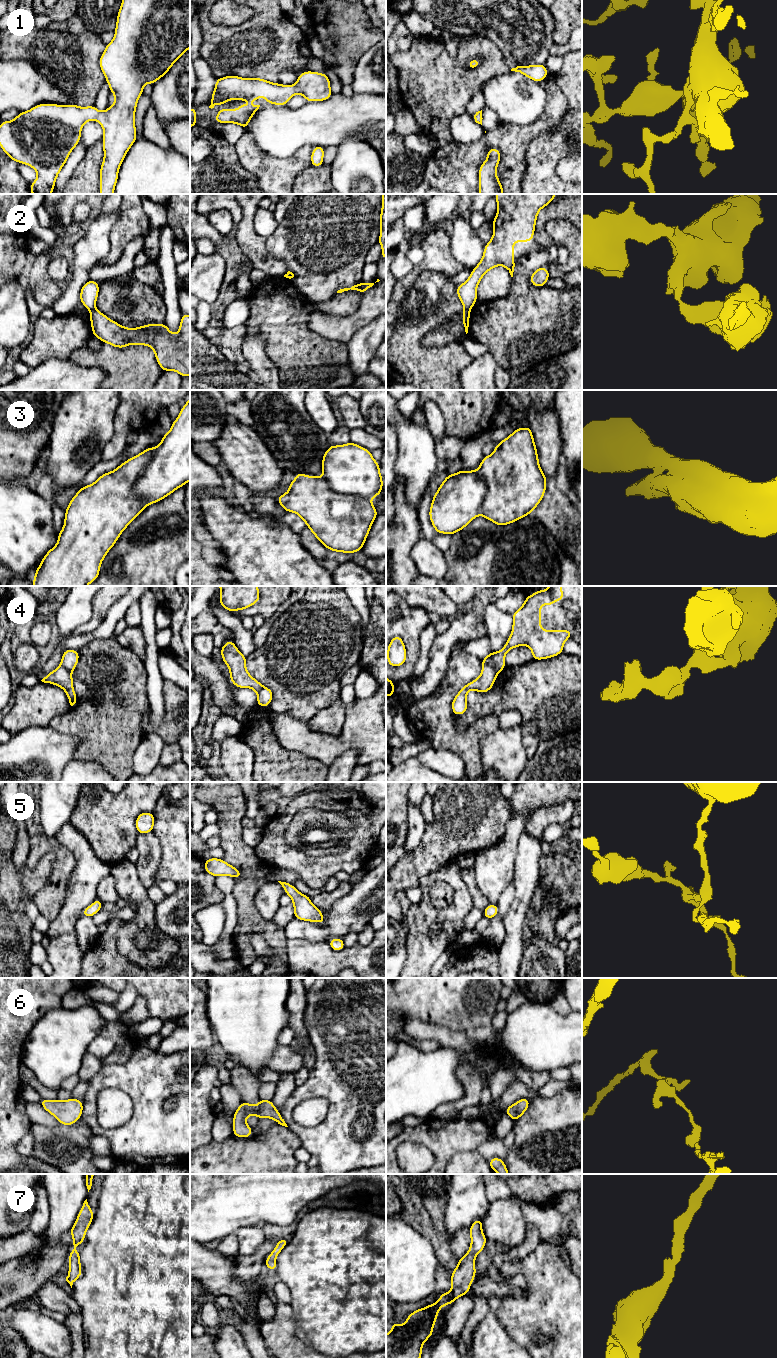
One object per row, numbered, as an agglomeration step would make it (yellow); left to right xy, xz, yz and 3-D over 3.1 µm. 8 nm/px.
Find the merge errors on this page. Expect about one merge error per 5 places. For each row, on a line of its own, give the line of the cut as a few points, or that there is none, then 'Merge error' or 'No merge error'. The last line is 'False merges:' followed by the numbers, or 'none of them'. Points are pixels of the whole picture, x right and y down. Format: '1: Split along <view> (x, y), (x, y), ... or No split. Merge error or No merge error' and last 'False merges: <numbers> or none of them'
1: No split. No merge error
2: Split along yz (464, 309), (469, 311). Merge error
3: Split along xy (154, 448), (152, 457), (134, 486), (134, 492), (146, 505). Merge error
4: Split along yz (483, 659), (497, 673). Merge error
5: No split. No merge error
6: No split. No merge error
7: No split. No merge error
False merges: 2, 3, 4

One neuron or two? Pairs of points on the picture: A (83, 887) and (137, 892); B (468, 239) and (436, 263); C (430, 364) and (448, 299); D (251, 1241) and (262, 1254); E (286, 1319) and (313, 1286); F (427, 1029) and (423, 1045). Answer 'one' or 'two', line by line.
A: two
B: two
C: one
D: two
E: two
F: two

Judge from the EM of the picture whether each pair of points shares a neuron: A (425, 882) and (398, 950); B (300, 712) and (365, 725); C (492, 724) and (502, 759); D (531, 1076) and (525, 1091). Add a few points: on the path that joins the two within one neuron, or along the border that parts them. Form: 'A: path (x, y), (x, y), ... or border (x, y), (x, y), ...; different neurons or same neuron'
A: border (404, 925), (408, 952); different neurons
B: border (285, 712), (296, 719), (307, 721); different neurons
C: border (499, 726), (481, 739), (480, 750); different neurons
D: border (517, 1079), (537, 1091); different neurons

